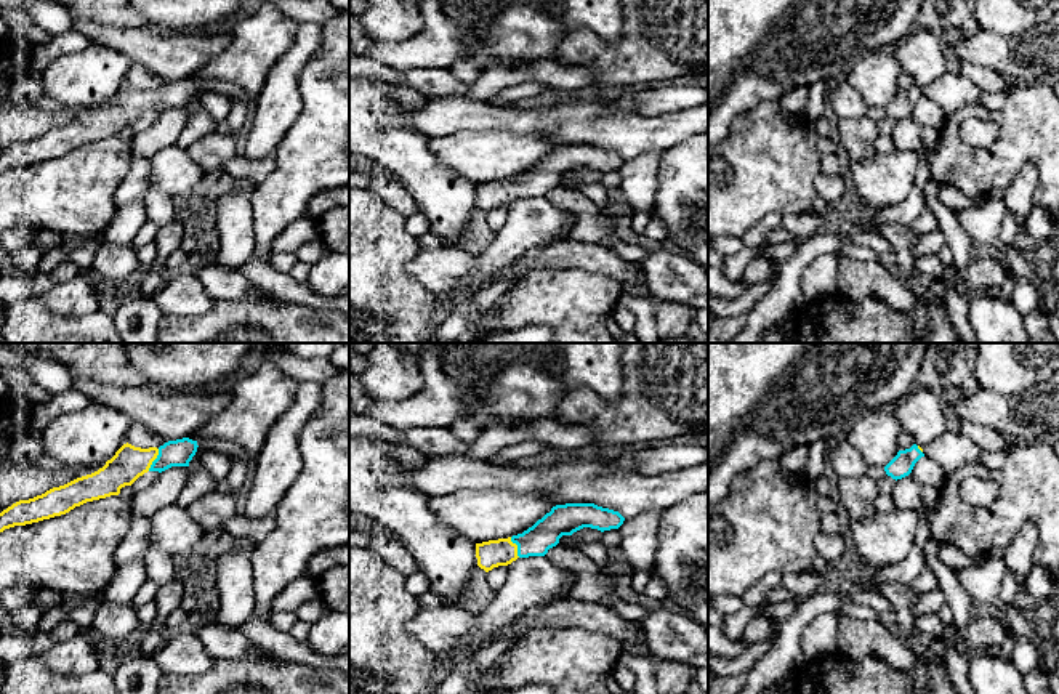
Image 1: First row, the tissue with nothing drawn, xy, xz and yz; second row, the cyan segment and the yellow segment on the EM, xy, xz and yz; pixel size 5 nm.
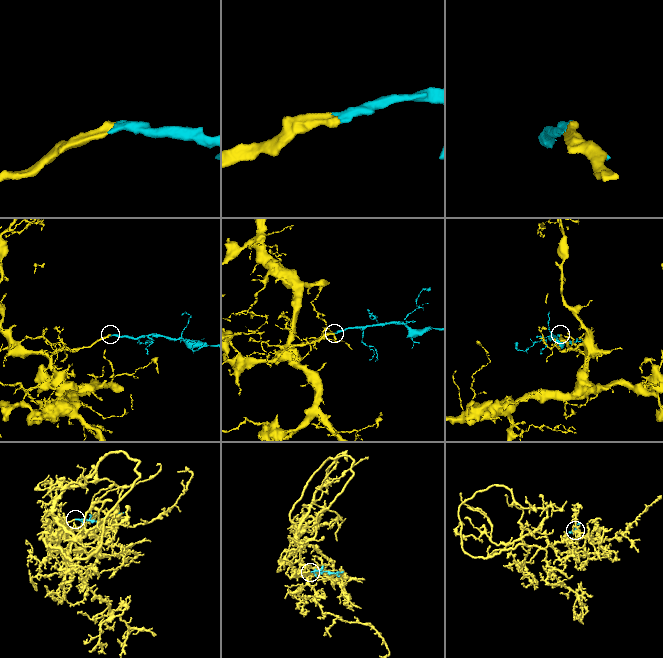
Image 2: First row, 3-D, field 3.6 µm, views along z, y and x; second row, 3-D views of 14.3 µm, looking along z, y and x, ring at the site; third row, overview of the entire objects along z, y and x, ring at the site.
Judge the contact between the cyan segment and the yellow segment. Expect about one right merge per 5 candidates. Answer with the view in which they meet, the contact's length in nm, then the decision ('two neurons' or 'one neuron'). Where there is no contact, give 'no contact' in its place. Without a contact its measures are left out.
meets cyan in xy; contact 130 nm long; one neuron

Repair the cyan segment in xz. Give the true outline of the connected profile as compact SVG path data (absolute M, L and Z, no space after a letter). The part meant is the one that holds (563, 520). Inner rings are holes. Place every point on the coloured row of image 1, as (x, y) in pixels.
M594 503L556 505L522 534L476 543L477 566L485 572L508 566L517 558L545 556L562 535L591 527L601 532L618 529L625 518L614 510Z

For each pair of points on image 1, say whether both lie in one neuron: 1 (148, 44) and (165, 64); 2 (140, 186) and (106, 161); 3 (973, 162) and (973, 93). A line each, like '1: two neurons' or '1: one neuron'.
1: one neuron
2: two neurons
3: two neurons

